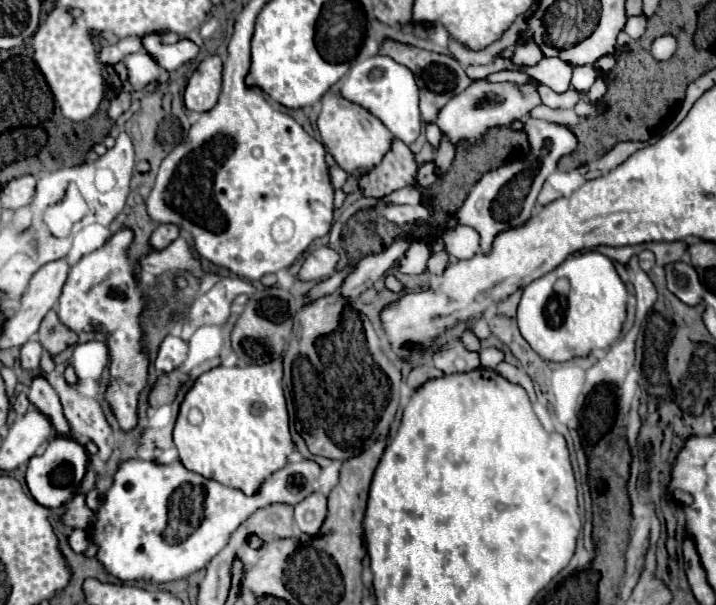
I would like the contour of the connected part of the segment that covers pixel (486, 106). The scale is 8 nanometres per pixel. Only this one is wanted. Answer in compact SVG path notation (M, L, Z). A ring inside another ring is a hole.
M484 79L474 81L466 91L452 97L438 113L438 127L450 137L456 145L460 139L476 141L486 129L508 125L514 119L524 117L532 107L540 105L540 97L534 85L516 85L516 83L486 83Z

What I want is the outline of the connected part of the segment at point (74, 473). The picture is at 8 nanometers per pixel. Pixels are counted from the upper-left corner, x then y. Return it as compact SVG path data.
M54 437L48 445L48 449L38 455L32 457L28 463L28 473L26 473L26 483L28 489L32 493L32 497L50 509L56 509L60 505L64 505L68 499L72 499L78 491L78 483L86 473L86 449L80 447L80 443L76 443L74 439L64 439L64 437Z

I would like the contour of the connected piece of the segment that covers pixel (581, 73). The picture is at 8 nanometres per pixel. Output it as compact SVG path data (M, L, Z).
M588 65L588 67L578 67L578 69L574 69L574 73L572 73L572 87L580 89L580 91L590 89L594 81L596 81L596 71L594 71L594 67L590 67L590 65Z

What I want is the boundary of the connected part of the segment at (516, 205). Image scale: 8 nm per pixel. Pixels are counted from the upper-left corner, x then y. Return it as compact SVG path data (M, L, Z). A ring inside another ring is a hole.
M526 119L524 131L530 137L532 151L524 161L516 161L510 165L504 165L500 169L488 171L470 191L464 205L458 209L458 223L468 225L480 233L480 247L482 253L490 253L492 243L498 233L514 227L522 227L534 211L536 197L542 189L542 183L546 177L556 169L556 163L562 155L576 149L576 137L566 125L558 123L546 123L540 119Z

